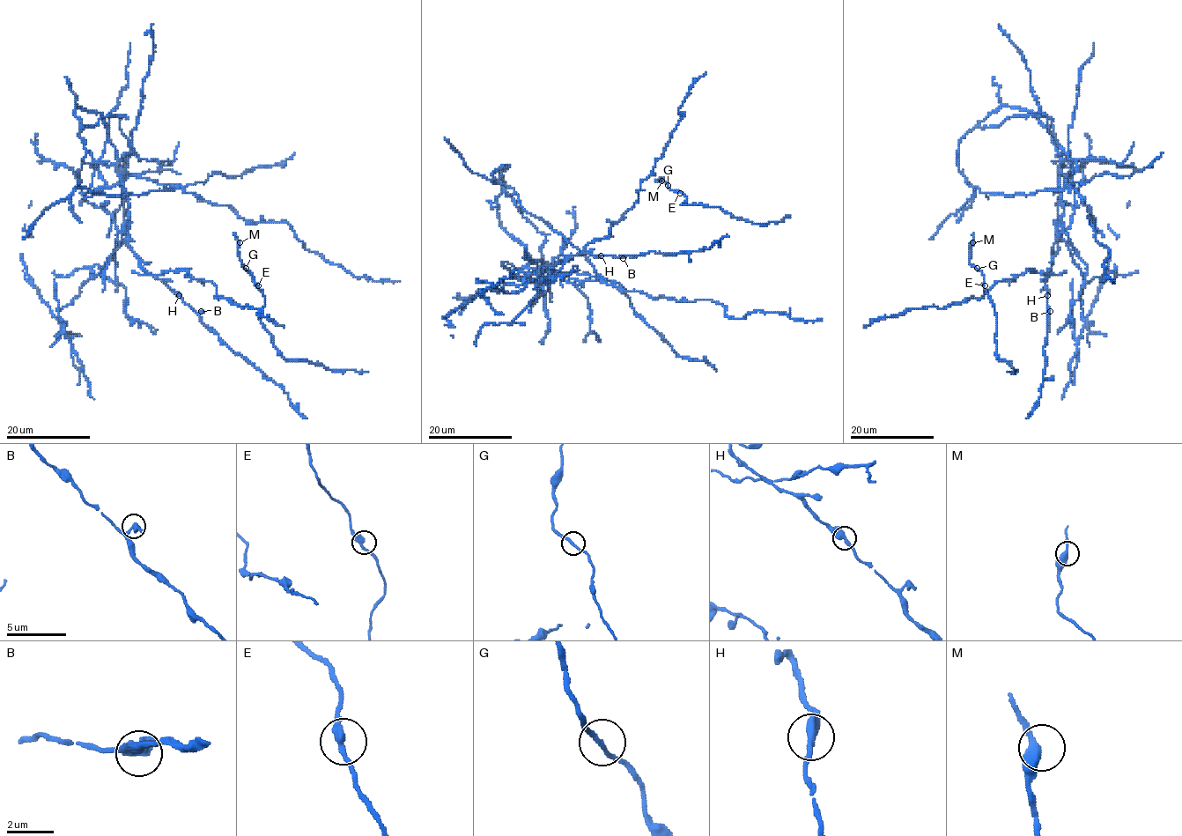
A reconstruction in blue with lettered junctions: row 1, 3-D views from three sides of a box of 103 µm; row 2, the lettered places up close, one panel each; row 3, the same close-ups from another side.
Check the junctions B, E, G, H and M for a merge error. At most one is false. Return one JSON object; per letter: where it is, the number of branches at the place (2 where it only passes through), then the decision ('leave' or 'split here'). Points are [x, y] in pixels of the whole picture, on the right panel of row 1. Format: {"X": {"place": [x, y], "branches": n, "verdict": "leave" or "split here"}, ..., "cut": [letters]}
{"B": {"place": [1050, 311], "branches": 2, "verdict": "leave"}, "E": {"place": [985, 285], "branches": 2, "verdict": "leave"}, "G": {"place": [977, 268], "branches": 2, "verdict": "leave"}, "H": {"place": [1047, 295], "branches": 2, "verdict": "split here"}, "M": {"place": [972, 242], "branches": 2, "verdict": "leave"}, "cut": ["H"]}

